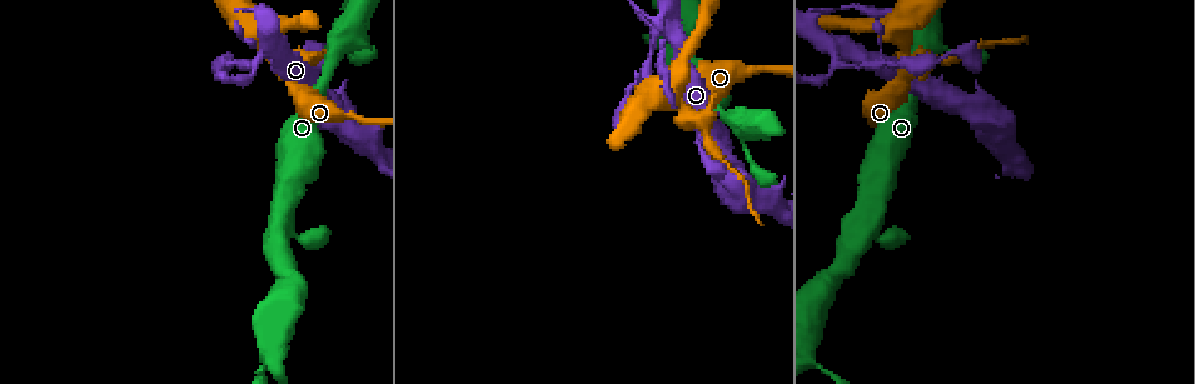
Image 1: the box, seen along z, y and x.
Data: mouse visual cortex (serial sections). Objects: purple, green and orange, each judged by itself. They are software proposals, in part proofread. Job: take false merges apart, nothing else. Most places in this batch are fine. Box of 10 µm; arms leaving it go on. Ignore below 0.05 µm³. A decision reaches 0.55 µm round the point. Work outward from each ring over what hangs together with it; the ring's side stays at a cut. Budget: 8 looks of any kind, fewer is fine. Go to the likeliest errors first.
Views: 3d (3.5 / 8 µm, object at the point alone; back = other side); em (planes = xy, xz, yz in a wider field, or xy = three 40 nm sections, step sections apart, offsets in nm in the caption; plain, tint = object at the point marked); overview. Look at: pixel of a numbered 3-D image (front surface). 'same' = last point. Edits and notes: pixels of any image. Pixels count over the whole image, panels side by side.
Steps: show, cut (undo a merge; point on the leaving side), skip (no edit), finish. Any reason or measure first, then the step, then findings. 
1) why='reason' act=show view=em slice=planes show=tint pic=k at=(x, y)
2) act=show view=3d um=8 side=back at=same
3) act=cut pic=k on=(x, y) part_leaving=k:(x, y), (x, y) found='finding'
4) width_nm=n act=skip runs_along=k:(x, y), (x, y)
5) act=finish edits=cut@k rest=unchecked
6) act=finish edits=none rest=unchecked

why='sharp bend' act=show view=3d um=3.5 pic=1 at=(683, 106)

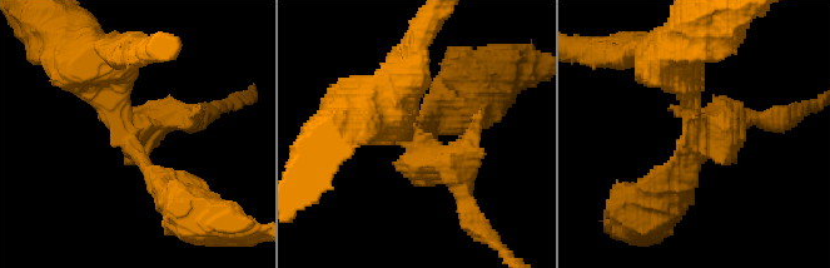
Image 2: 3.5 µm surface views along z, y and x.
why='now the EM' act=show view=em slice=planes show=tint pic=2 at=(414, 140)

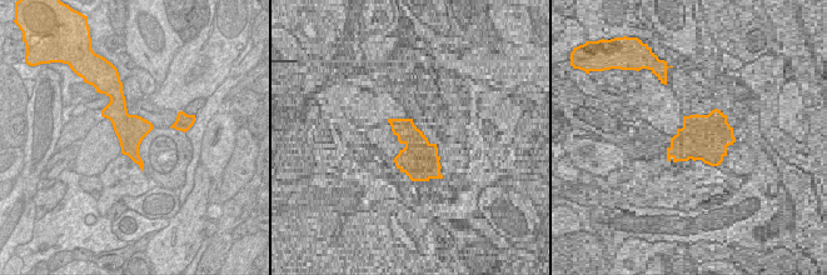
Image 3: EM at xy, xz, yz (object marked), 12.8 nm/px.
act=cut pic=2 on=(174, 104) part_leaving=2:(139, 129), (208, 110) found='a second cell is stuck on'

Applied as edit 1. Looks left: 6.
act=show view=overview

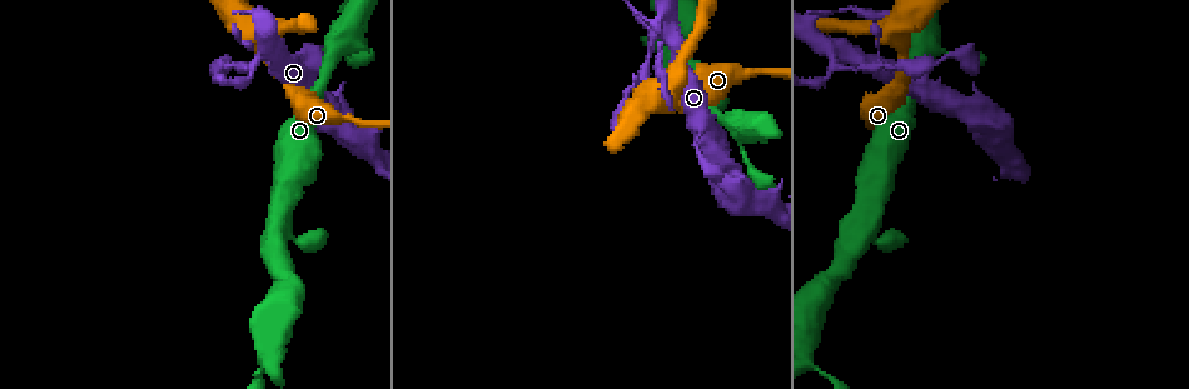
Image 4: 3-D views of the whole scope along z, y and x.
act=show view=3d um=8 pic=4 at=(830, 51)

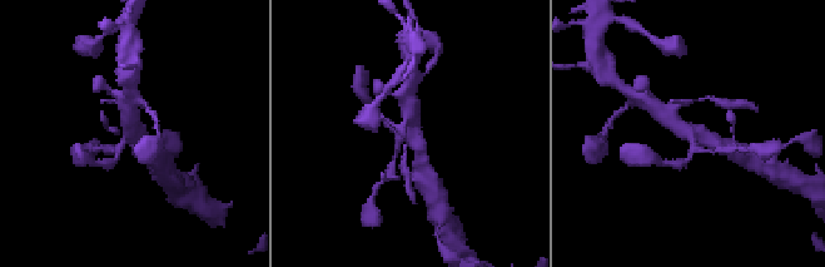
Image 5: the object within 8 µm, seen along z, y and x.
why='zoom in' act=show view=3d um=3.5 at=same

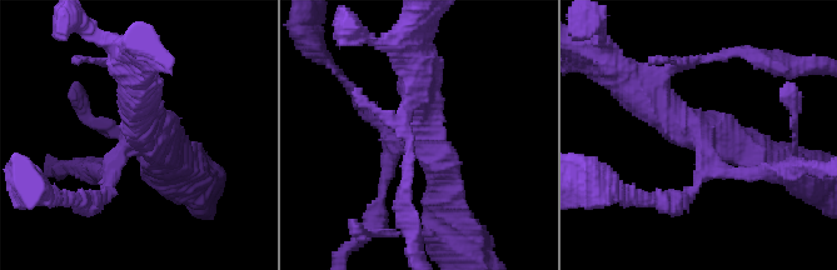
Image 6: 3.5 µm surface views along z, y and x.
arms=4 arm_widths_nm=150,150,400,450 why='need the tissue' act=show view=em slice=xy step=1 show=tint pic=6 at=(418, 138)

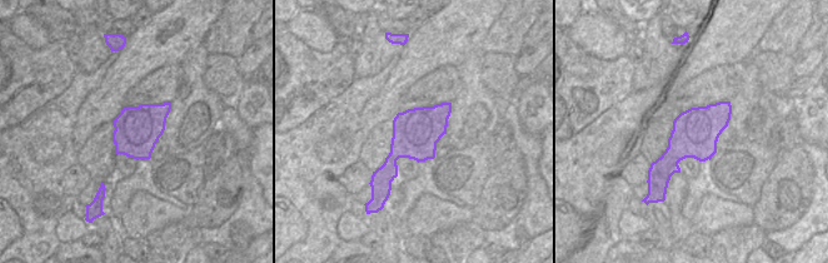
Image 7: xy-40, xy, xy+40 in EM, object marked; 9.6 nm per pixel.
act=skip runs_along=6:(765, 161), (662, 111), (659, 80) found='all the same cell'

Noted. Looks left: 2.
why='sharp bend' act=show view=3d um=8 side=back pic=4 at=(980, 118)

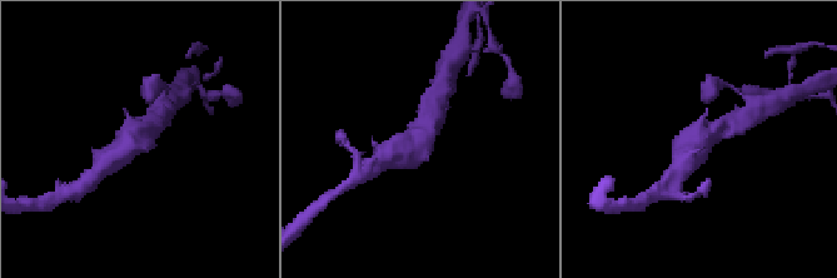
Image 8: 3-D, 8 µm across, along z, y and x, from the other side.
act=show view=em slice=xy step=5 show=tint at=same

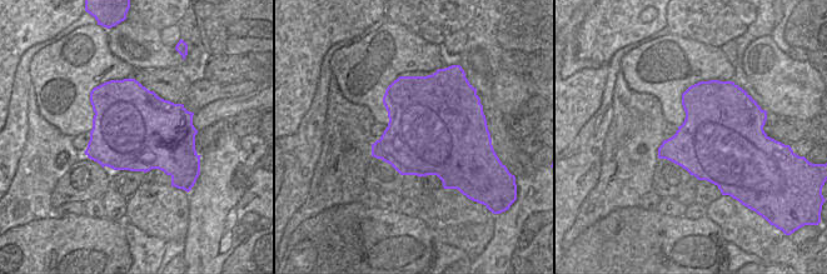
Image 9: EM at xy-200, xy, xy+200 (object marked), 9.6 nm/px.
width_nm=950 act=skip runs_along=8:(433, 115), (412, 143), (385, 157) found='one cell here'

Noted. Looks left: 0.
act=finish edits=cut@2 rest=unchecked

